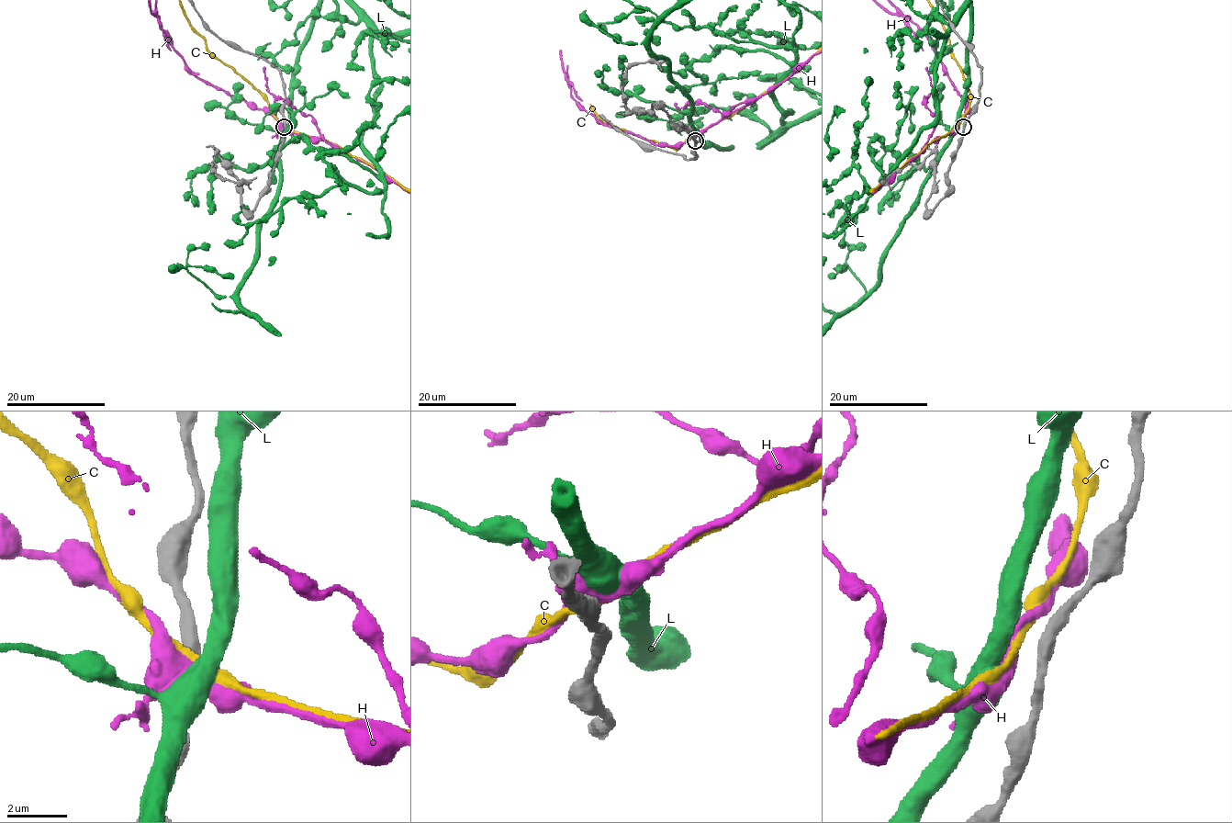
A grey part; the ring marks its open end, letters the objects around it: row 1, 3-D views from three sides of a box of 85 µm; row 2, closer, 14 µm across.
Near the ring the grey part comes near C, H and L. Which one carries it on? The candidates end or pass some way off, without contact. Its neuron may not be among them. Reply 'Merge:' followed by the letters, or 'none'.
Merge: H

